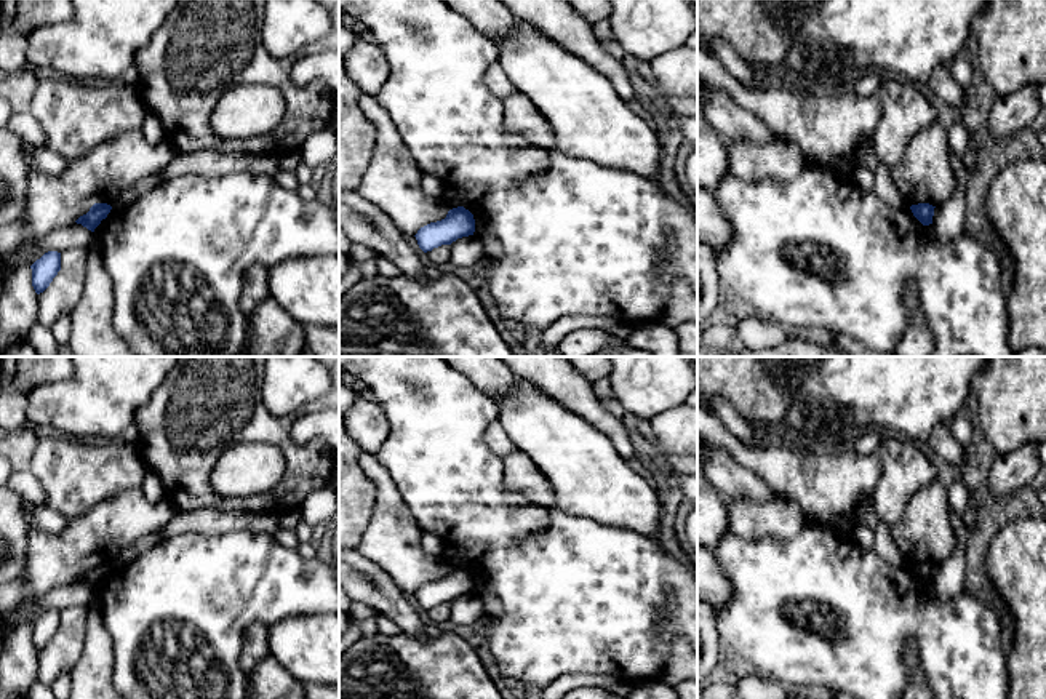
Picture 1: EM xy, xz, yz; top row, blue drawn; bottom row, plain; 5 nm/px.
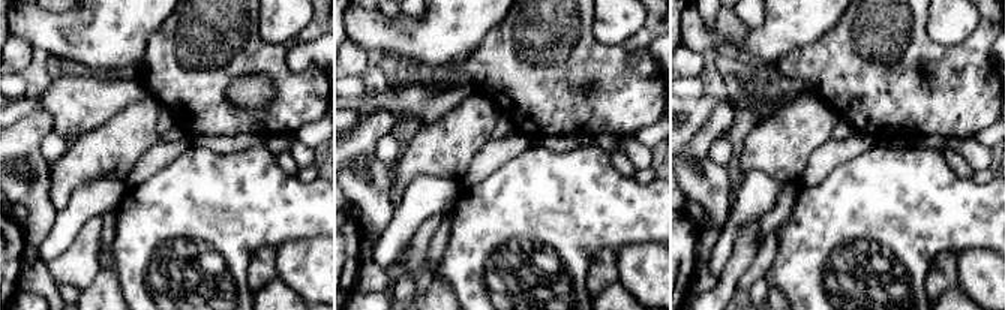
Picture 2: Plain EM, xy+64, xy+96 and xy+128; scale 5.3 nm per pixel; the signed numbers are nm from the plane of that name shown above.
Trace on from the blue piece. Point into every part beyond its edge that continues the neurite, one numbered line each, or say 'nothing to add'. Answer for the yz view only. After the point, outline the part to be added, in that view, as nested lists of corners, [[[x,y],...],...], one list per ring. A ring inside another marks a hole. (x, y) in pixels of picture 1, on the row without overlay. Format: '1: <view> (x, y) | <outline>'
nothing to add

